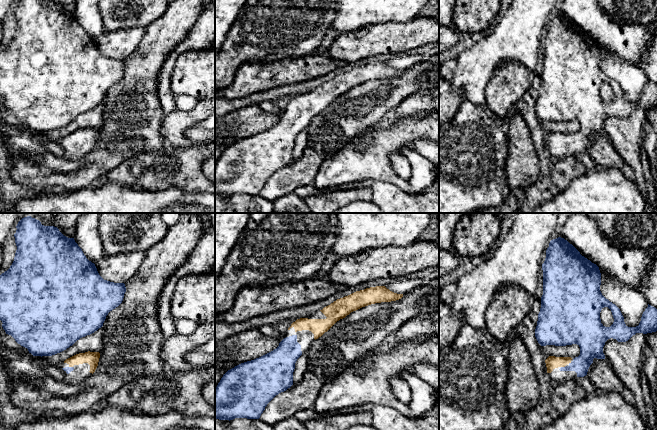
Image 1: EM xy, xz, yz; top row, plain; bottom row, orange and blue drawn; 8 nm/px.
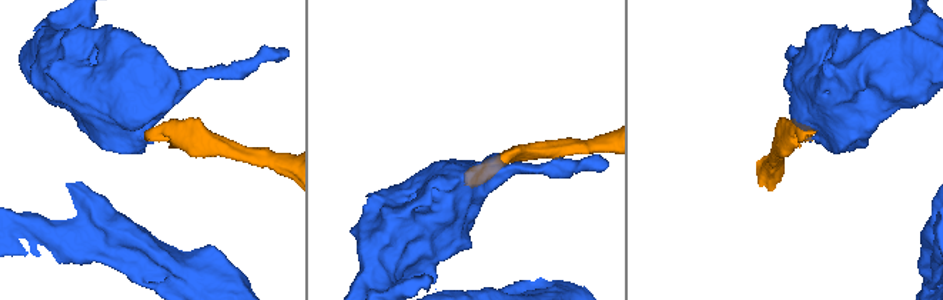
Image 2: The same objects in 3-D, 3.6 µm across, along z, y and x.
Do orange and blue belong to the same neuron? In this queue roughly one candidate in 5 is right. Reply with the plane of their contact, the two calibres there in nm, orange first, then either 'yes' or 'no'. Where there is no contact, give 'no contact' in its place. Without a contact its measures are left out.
contact in yz; calibres 110 and 180 nm; yes

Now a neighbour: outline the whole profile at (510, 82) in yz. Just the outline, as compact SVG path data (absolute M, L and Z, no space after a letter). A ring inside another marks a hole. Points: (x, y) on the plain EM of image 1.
M519 62L498 67L486 88L486 105L507 121L515 104L530 87L533 77L534 73Z

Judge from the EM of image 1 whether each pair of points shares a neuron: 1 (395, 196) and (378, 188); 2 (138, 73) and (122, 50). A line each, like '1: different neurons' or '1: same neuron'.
1: same neuron
2: different neurons

